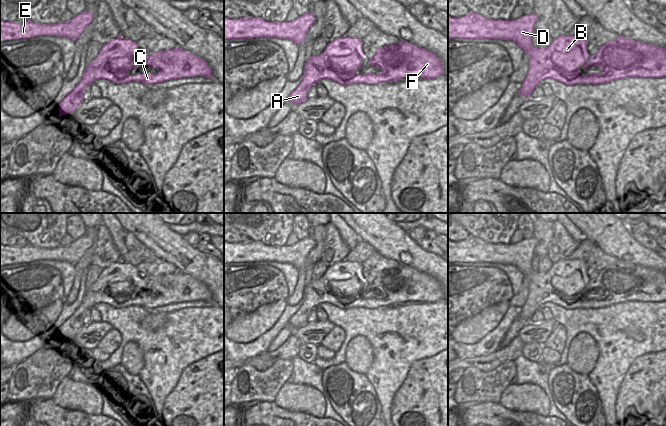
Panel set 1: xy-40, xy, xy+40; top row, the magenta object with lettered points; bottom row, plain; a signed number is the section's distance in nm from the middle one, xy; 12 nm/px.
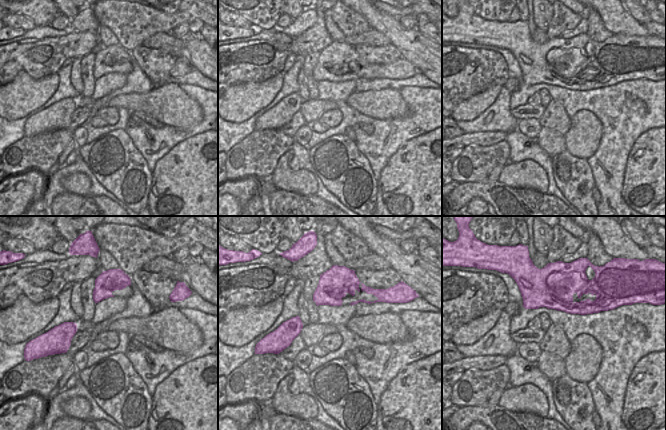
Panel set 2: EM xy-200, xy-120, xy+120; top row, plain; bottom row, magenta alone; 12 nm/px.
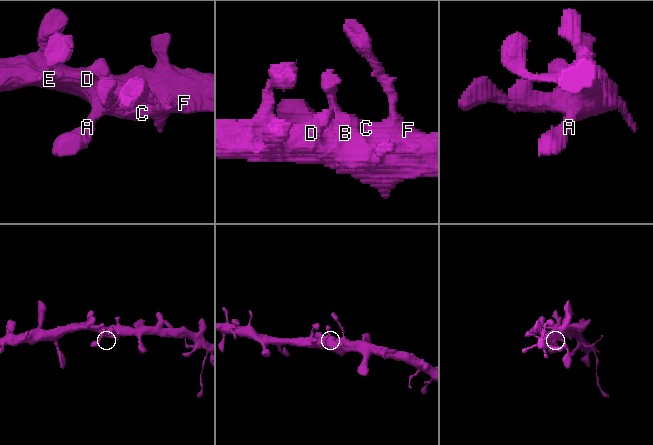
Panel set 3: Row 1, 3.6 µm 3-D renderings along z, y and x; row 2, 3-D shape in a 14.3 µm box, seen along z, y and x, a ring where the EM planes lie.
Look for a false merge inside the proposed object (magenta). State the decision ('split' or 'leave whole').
leave whole

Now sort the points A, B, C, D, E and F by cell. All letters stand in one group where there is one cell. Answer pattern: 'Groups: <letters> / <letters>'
Groups: A B C D E F.

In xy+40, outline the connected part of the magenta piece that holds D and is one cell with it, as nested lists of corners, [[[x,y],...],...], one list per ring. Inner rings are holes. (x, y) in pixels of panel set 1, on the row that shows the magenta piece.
[[[469,12],[461,18],[448,16],[448,39],[500,39],[510,40],[518,44],[529,56],[529,71],[522,83],[518,94],[530,98],[531,93],[544,79],[554,79],[567,86],[575,84],[605,84],[623,78],[665,78],[666,77],[666,49],[652,44],[646,44],[619,36],[612,42],[602,45],[595,56],[587,51],[587,35],[562,35],[553,40],[547,48],[535,48],[531,42],[534,26],[538,20],[535,13],[523,15],[516,20],[488,19],[480,14]],[[584,66],[584,71],[589,66],[602,67],[602,73],[594,72],[579,75],[579,67]]]

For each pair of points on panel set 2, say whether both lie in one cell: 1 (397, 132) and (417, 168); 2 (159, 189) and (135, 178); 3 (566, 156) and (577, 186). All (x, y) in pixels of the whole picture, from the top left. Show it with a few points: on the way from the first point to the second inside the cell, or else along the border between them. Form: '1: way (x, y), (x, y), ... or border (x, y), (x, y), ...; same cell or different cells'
1: border (425, 133), (406, 140), (388, 160); different cells
2: border (152, 172), (152, 183), (147, 205); different cells
3: way (566, 163), (568, 172), (574, 179); same cell

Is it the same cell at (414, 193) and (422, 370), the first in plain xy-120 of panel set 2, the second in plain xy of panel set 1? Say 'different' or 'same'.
same

